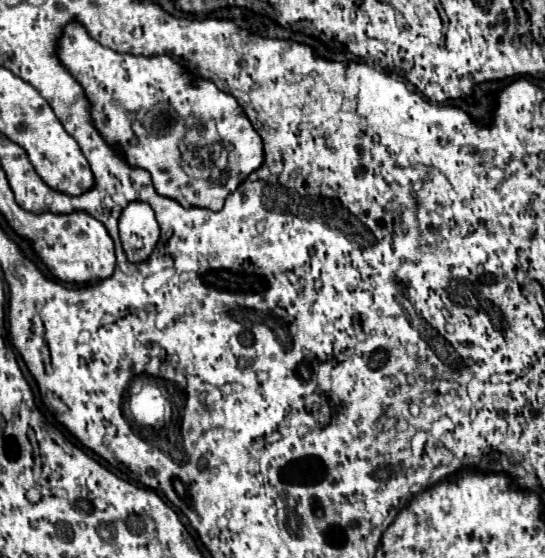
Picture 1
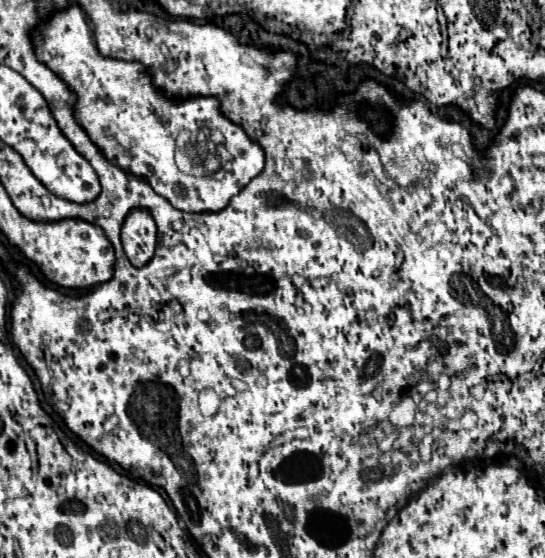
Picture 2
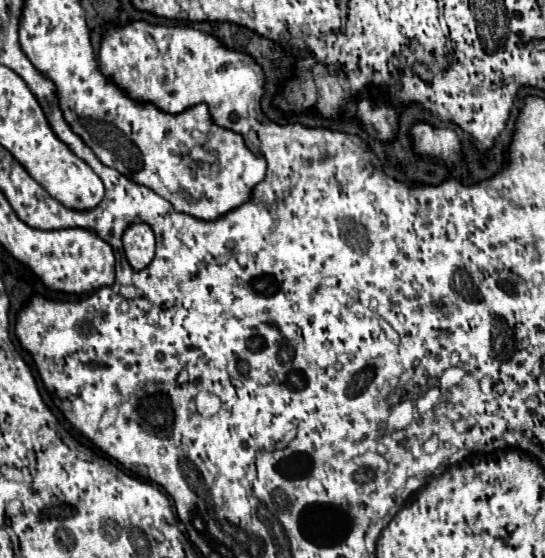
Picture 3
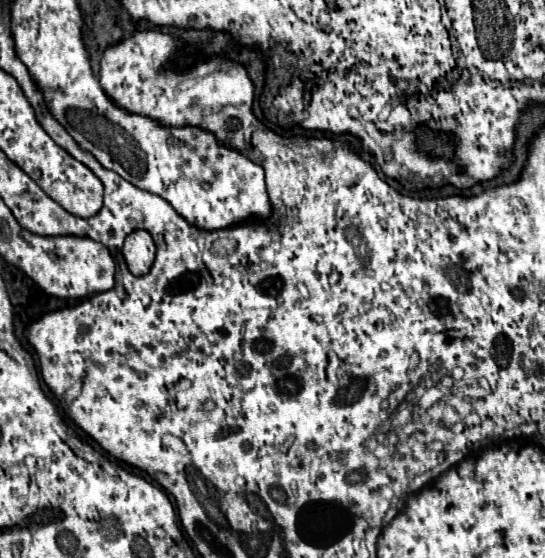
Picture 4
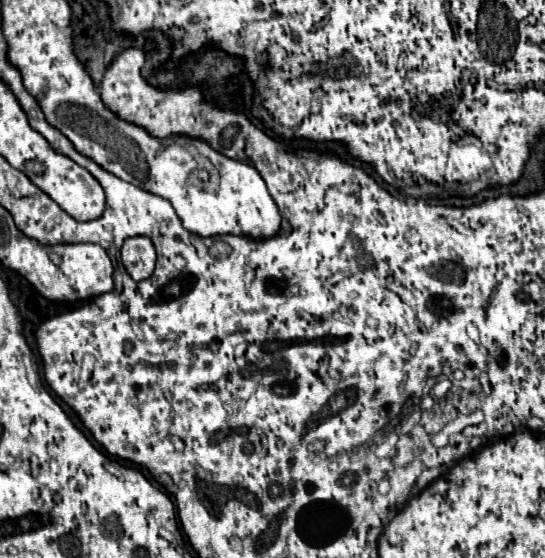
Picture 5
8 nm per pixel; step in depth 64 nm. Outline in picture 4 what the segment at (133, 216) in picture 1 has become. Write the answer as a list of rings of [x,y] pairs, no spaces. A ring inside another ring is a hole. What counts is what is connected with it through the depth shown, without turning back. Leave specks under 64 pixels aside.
[[[136,230],[136,232],[128,234],[126,240],[124,240],[122,254],[126,258],[128,270],[134,276],[146,274],[150,270],[152,262],[154,262],[154,254],[156,254],[156,246],[154,246],[154,240],[152,240],[150,232]]]

